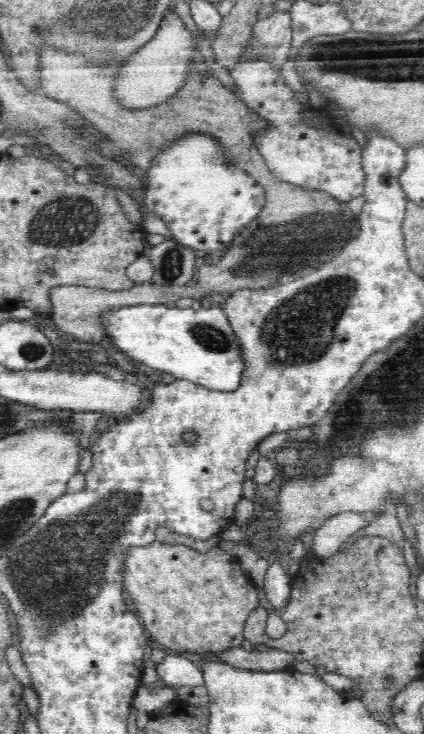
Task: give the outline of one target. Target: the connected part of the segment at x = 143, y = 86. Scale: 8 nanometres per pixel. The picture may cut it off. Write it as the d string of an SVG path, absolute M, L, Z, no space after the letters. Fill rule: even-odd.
M170 12L159 23L158 31L134 56L126 60L126 64L118 72L118 80L114 82L114 94L124 108L138 110L168 101L176 96L188 78L192 56L196 52L194 34L182 24L178 14Z

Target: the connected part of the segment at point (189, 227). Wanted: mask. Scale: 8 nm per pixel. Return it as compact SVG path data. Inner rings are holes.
M210 138L181 139L178 146L170 146L159 153L149 170L146 206L168 225L173 240L195 249L205 258L212 252L222 252L238 236L235 234L240 228L250 226L262 210L266 195L252 177L242 174L242 170L222 166L218 142L210 142Z

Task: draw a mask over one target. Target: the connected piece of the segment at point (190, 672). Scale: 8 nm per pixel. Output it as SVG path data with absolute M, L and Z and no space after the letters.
M188 655L166 656L155 668L158 678L162 678L164 686L200 686L205 679L197 662Z

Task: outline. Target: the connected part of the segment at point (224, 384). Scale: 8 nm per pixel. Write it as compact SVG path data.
M218 303L198 310L165 304L138 304L110 312L104 322L110 330L108 348L111 351L120 348L138 361L139 367L142 365L154 373L187 380L193 387L209 392L234 393L240 387L246 368L242 347L225 310Z

